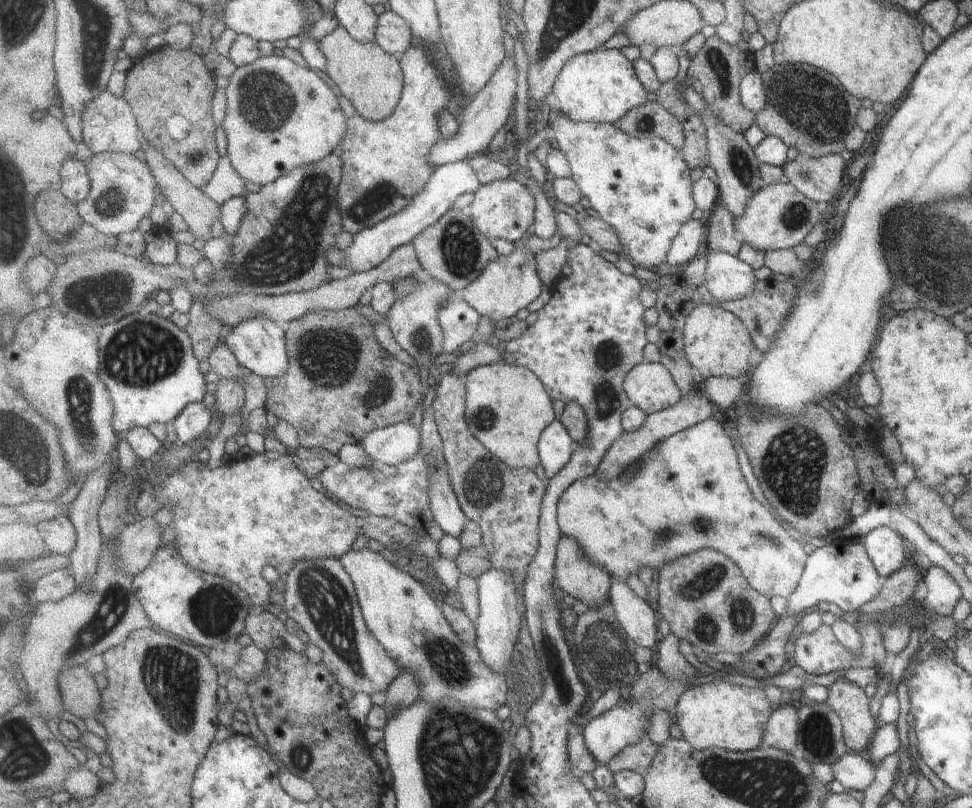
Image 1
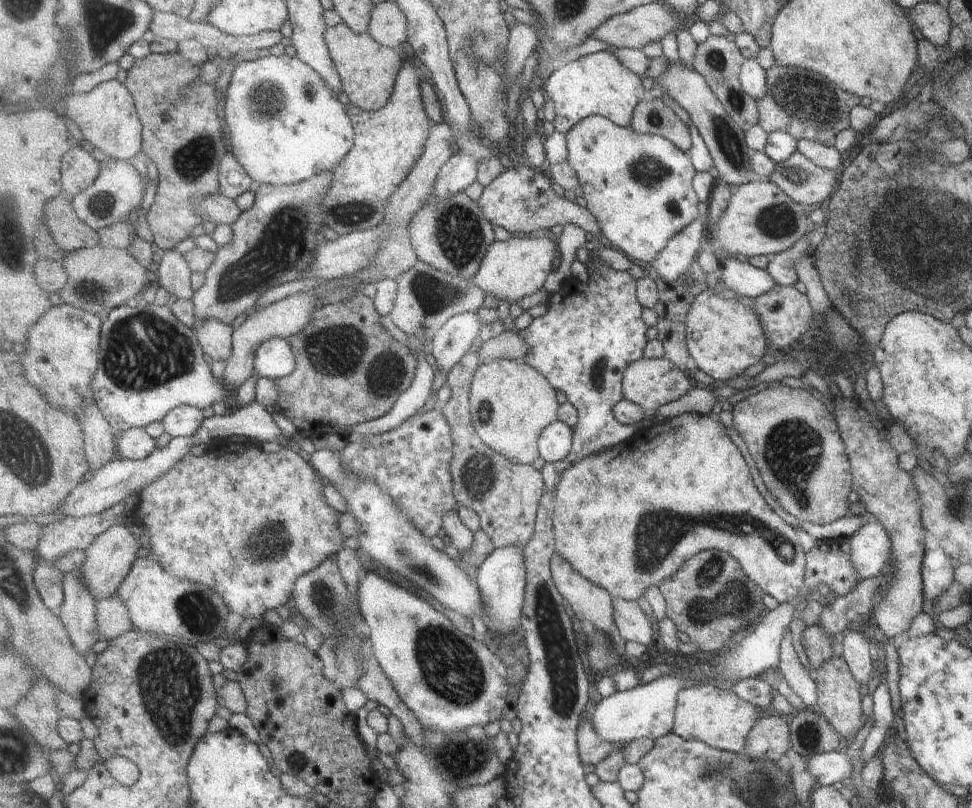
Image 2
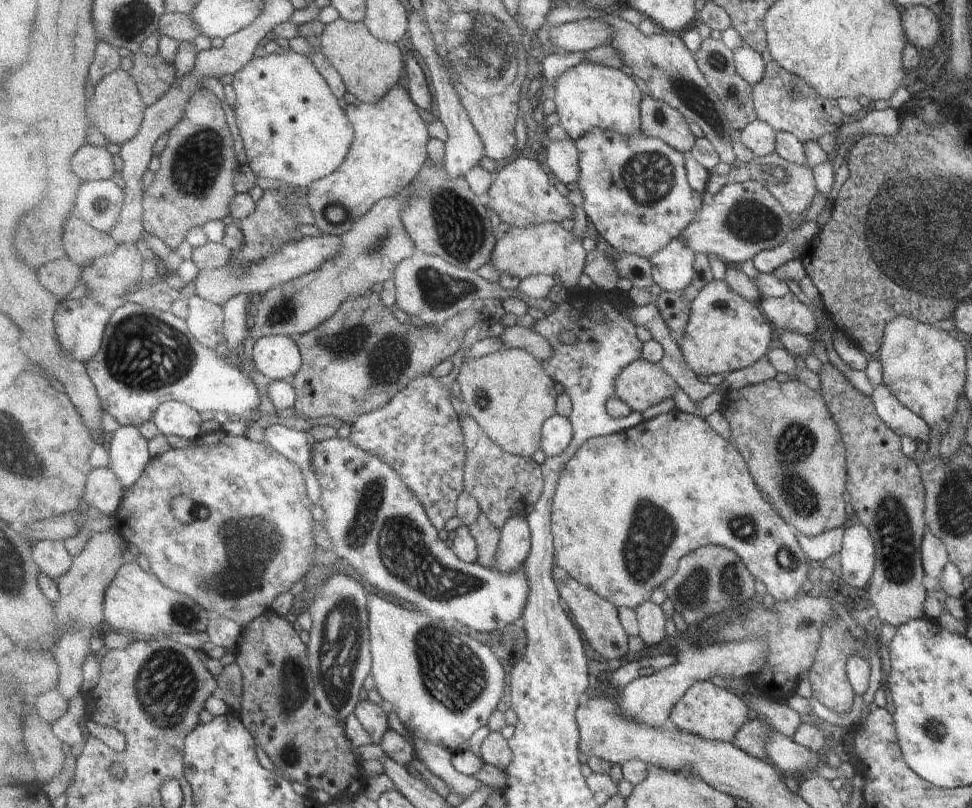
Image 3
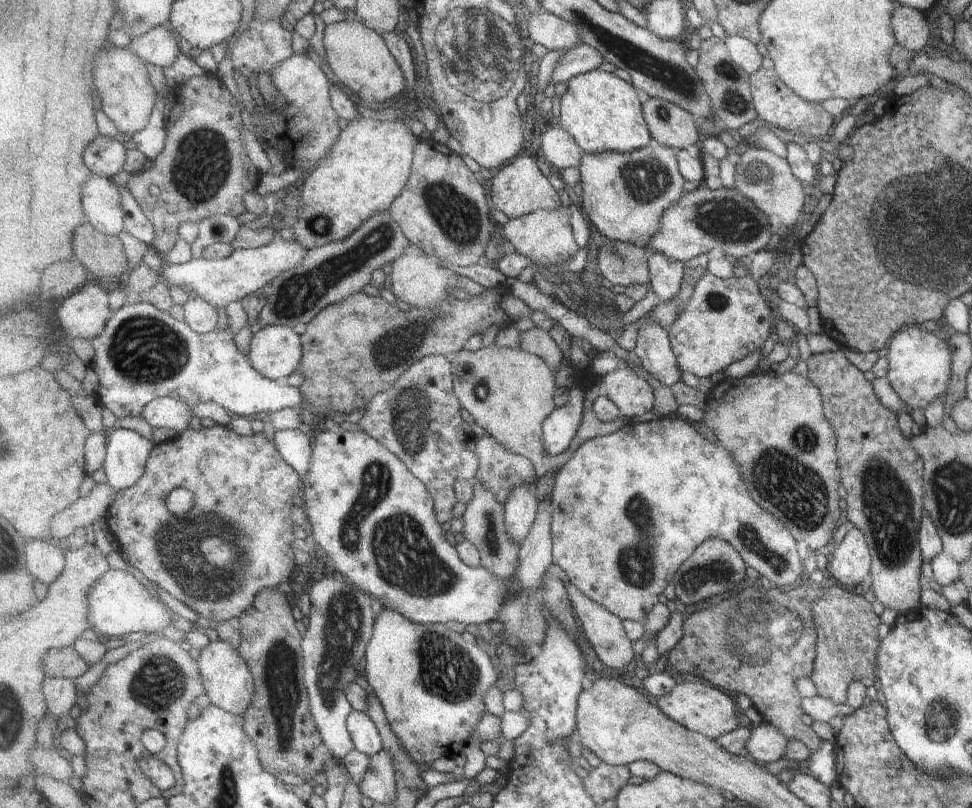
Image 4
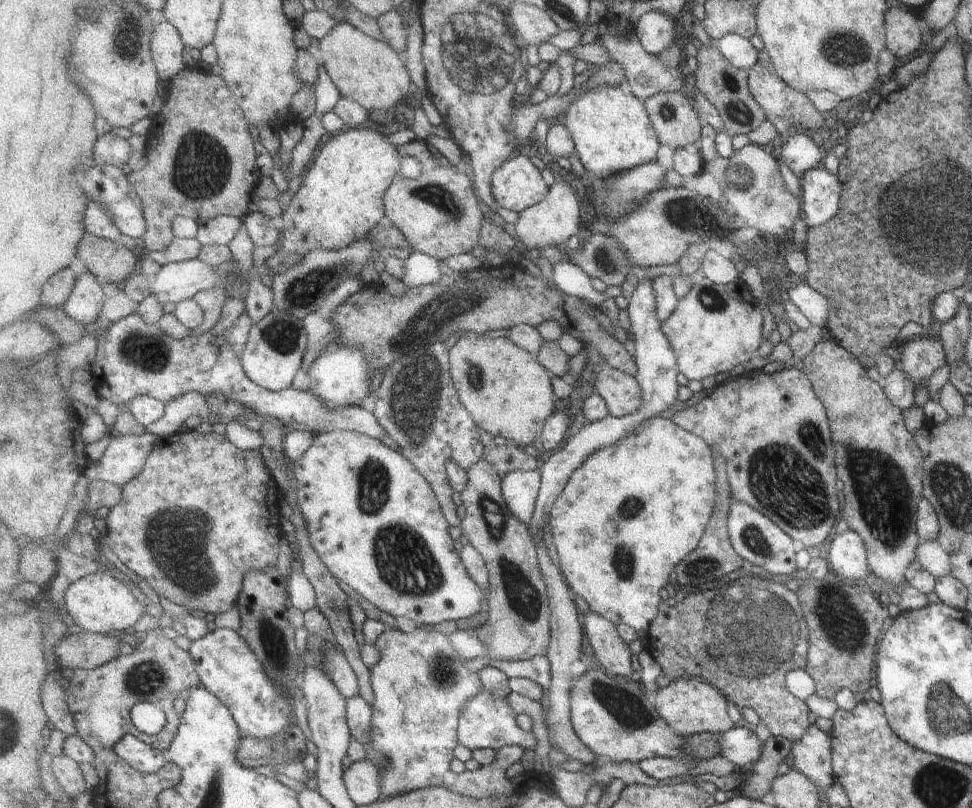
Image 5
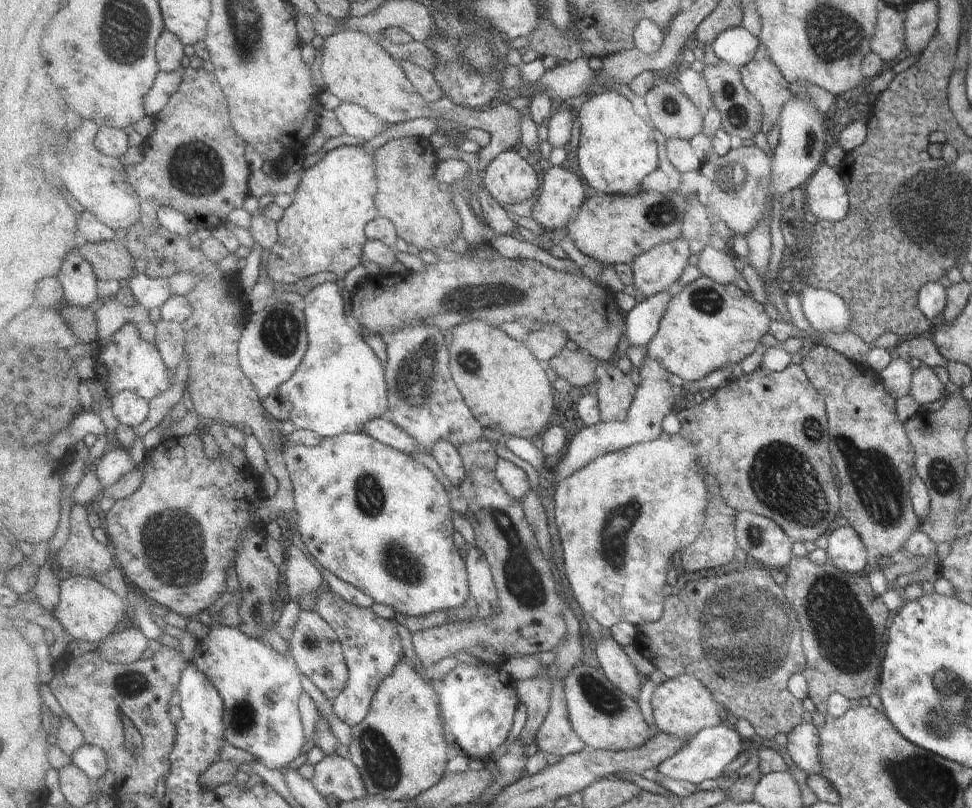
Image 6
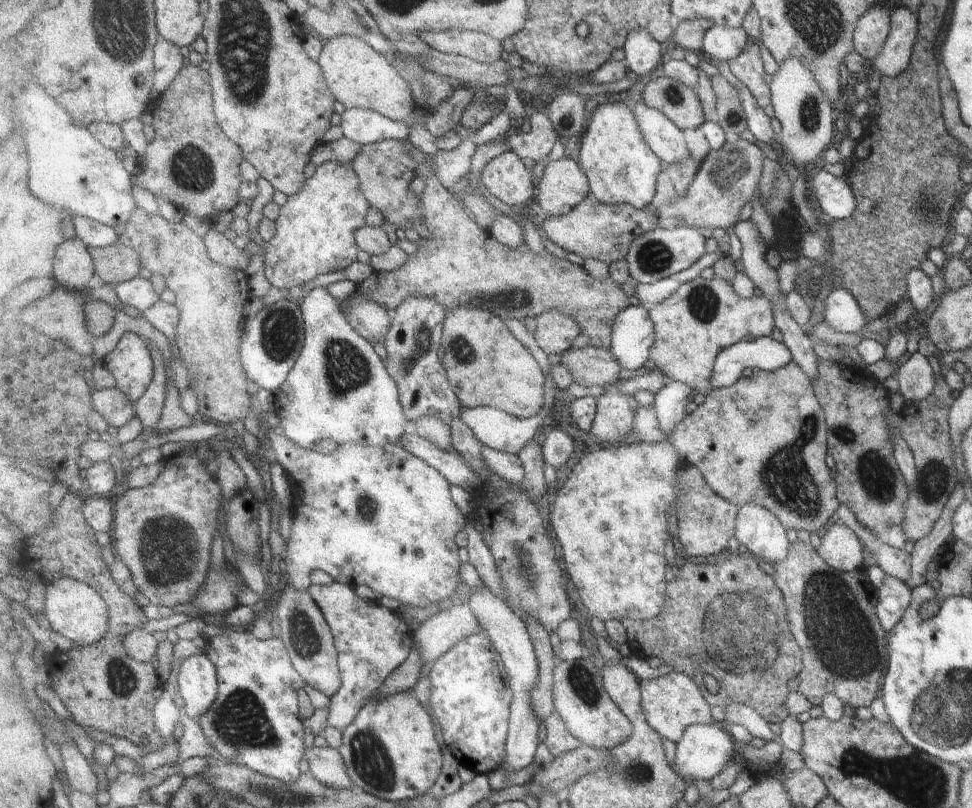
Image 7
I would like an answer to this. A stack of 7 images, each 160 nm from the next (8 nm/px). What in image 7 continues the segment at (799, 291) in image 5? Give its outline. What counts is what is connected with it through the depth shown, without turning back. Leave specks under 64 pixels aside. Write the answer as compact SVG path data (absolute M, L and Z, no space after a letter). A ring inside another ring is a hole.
M833 288L823 300L823 322L838 333L859 332L869 322L853 297L843 289Z

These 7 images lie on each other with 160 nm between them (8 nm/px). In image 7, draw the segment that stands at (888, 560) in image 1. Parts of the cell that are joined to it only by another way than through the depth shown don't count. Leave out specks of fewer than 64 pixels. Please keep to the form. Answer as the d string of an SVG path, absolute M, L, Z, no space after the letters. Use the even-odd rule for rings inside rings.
M842 522L829 524L825 529L820 538L818 557L827 566L843 570L843 573L862 568L866 550L853 531Z

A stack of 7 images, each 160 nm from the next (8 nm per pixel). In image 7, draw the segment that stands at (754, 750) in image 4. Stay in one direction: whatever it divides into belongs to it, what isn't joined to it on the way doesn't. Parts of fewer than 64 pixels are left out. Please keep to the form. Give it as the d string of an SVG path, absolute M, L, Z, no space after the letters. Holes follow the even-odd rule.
M715 724L691 725L683 735L682 741L676 743L674 758L675 771L684 779L711 780L723 772L725 766L738 758L733 740L727 732L723 732Z

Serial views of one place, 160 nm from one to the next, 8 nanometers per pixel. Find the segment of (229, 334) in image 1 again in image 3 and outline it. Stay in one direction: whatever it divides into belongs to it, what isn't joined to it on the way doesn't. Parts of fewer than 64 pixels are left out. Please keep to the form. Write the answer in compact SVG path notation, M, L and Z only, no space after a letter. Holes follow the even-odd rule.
M263 336L252 353L256 370L272 381L290 379L303 362L298 343L291 336Z

